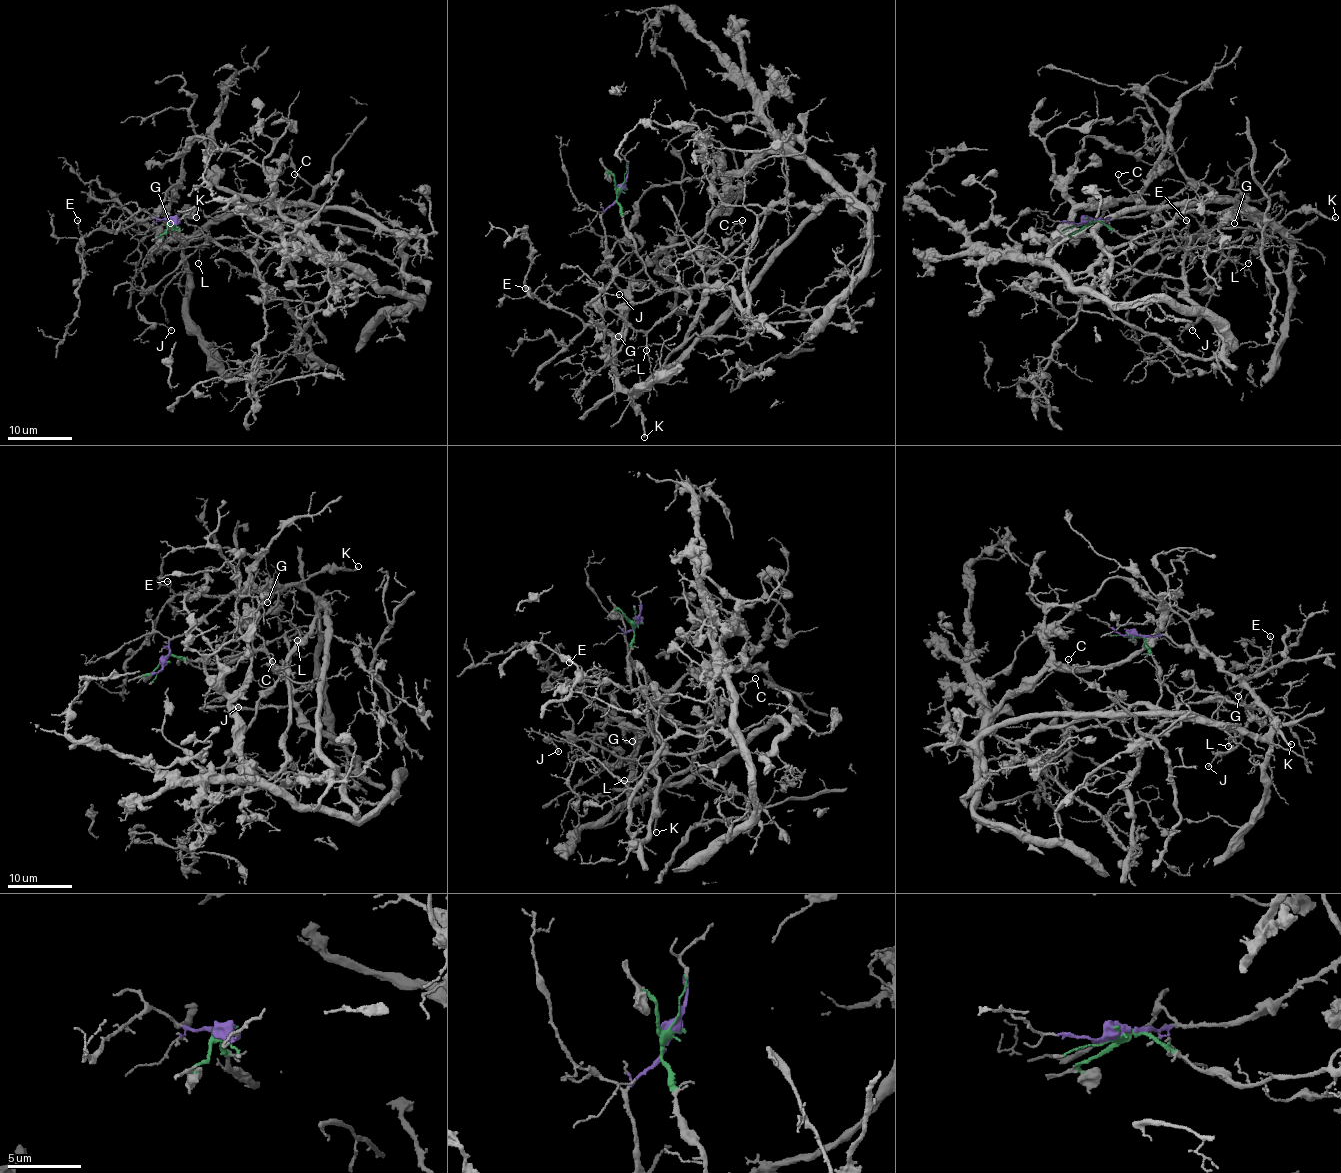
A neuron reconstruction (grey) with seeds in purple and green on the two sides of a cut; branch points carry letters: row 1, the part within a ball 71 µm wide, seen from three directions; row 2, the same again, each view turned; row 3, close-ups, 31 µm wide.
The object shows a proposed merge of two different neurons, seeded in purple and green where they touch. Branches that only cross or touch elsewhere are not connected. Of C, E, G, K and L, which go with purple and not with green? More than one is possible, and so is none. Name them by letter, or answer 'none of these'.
C, E, G, K

